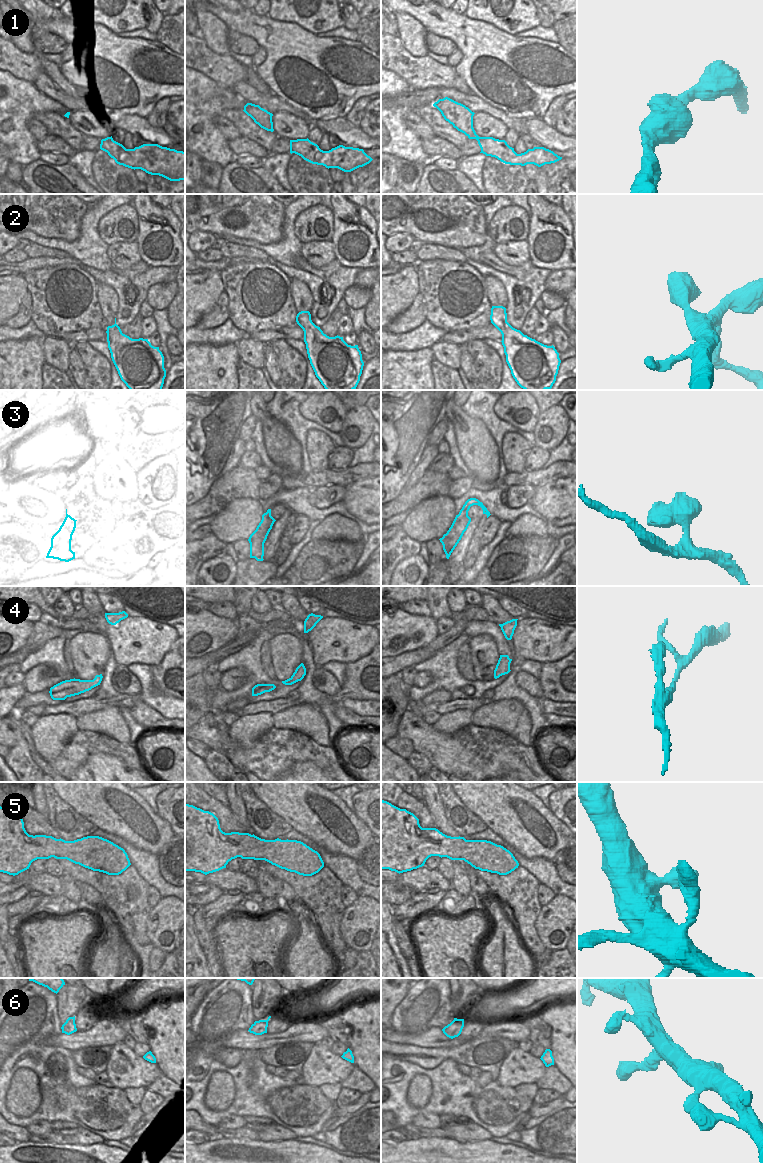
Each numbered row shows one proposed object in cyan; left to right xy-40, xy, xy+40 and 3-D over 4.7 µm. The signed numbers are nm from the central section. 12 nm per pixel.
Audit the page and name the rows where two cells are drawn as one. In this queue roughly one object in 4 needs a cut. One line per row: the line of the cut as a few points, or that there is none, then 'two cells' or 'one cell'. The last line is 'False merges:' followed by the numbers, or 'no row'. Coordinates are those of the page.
1: no cut | one cell
2: no cut | one cell
3: no cut | one cell
4: no cut | one cell
5: no cut | one cell
6: no cut | one cell
False merges: no row

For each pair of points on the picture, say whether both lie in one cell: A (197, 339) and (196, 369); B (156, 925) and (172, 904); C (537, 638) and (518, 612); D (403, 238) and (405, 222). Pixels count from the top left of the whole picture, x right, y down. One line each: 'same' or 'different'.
A: different
B: same
C: different
D: different

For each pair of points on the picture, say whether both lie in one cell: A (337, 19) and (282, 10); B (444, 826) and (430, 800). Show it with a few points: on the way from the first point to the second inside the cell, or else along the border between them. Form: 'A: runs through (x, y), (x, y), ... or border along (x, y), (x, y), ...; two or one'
A: runs through (323, 17), (301, 19), (296, 15); one
B: runs through (440, 820), (435, 806); one

